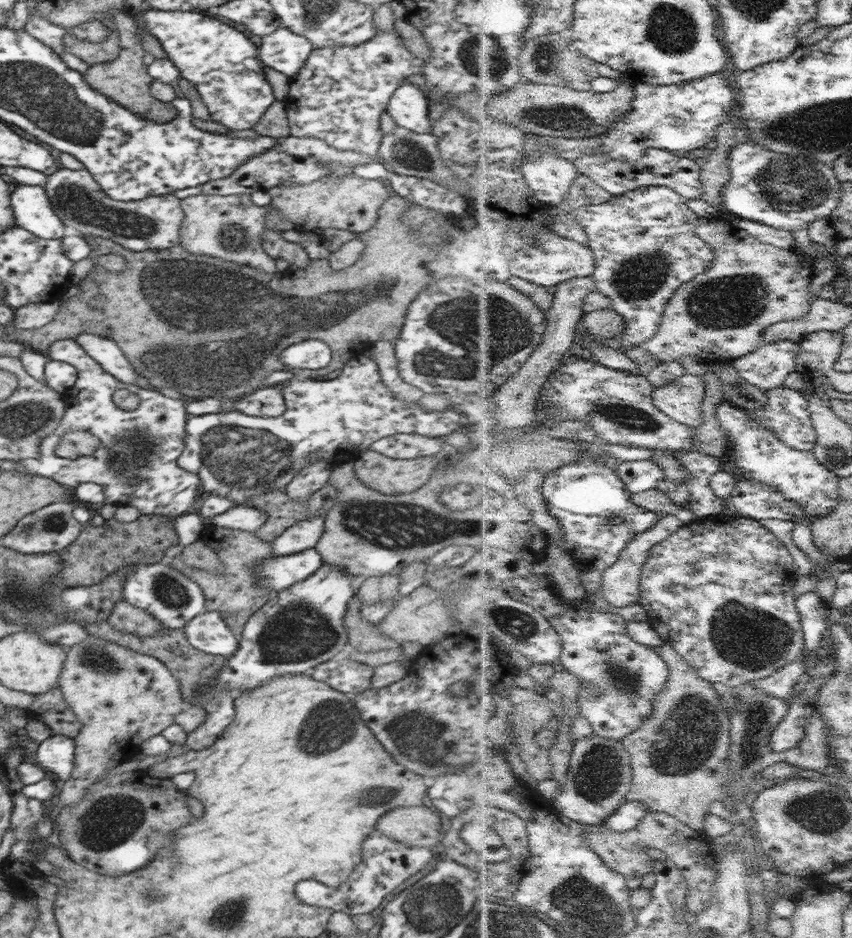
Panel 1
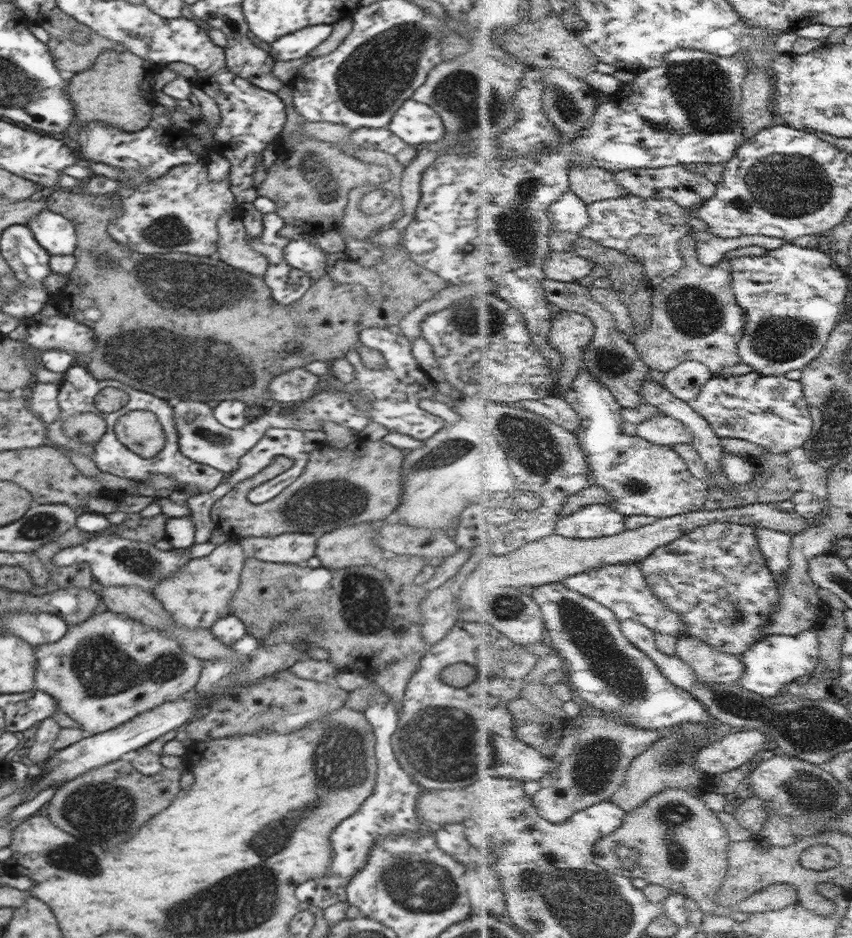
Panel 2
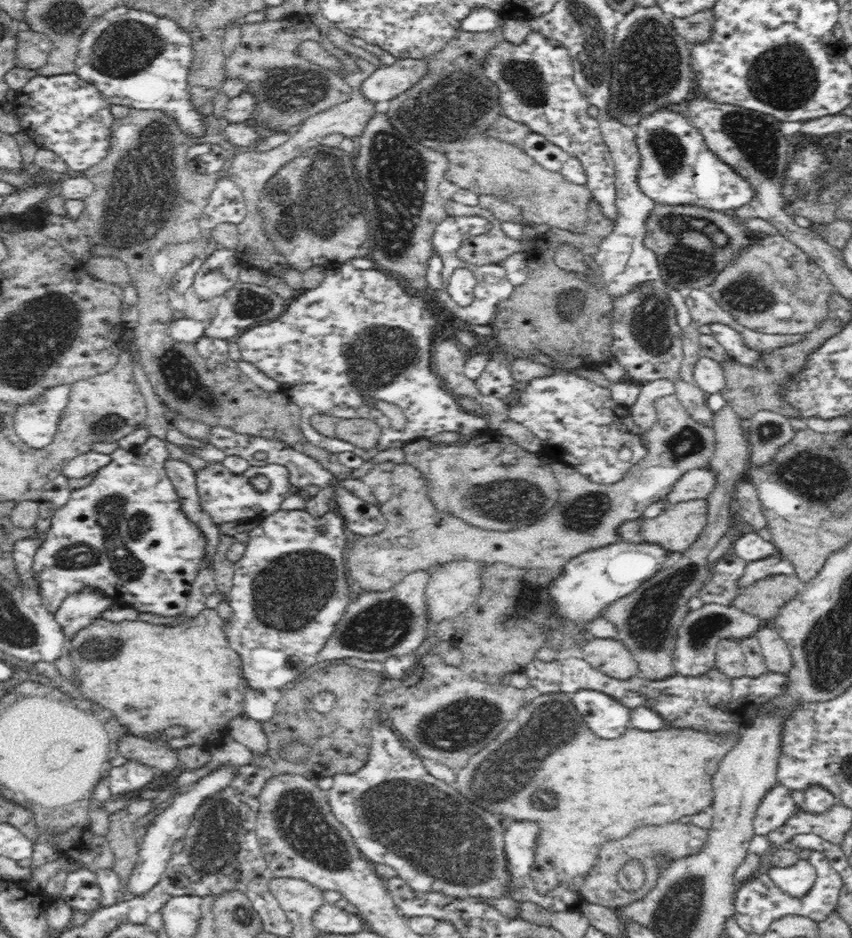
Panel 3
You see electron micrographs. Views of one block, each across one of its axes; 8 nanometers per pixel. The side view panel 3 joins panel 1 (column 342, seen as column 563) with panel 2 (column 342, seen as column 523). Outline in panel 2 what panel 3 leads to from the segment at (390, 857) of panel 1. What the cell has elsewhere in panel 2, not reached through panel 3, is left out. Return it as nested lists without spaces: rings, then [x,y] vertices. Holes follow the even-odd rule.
[[[383,690],[372,693],[364,710],[367,722],[372,726],[376,742],[374,743],[378,774],[374,792],[366,798],[360,810],[338,823],[336,830],[330,835],[332,842],[332,858],[329,872],[322,877],[314,877],[296,887],[296,897],[300,902],[313,908],[325,909],[346,900],[346,885],[358,870],[365,866],[370,849],[378,837],[388,837],[390,833],[408,834],[423,831],[421,818],[417,812],[420,785],[400,767],[392,742],[399,726],[399,710],[396,703]]]

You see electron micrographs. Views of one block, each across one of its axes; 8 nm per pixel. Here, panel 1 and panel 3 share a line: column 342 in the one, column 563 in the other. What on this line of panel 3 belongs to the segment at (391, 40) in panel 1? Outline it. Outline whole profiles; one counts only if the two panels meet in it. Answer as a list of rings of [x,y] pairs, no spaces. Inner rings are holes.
[[[532,31],[521,43],[504,39],[491,48],[487,56],[481,68],[484,76],[496,85],[502,113],[580,160],[588,179],[587,188],[602,214],[615,223],[618,215],[614,204],[615,164],[604,143],[598,120],[588,115],[591,105],[574,82],[573,62],[567,48],[557,40]]]

